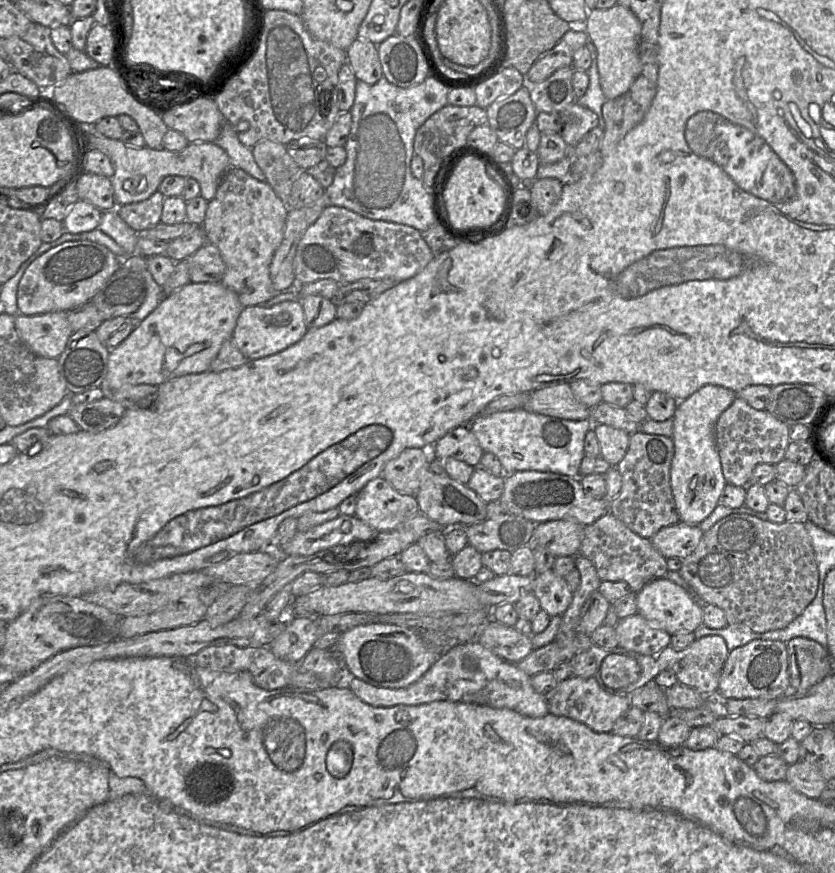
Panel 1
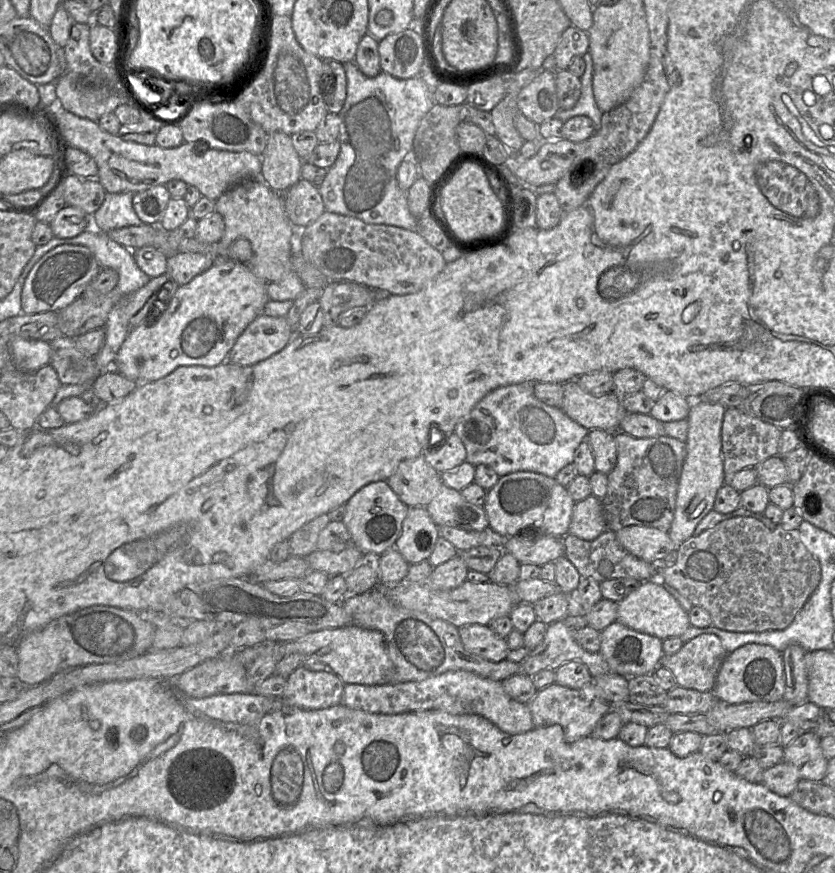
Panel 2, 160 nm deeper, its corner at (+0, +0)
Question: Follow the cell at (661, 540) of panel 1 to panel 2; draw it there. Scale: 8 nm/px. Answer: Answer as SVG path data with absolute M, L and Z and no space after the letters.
M632 525L616 531L615 534L623 549L651 564L661 564L665 556L678 547L668 532L656 528Z

